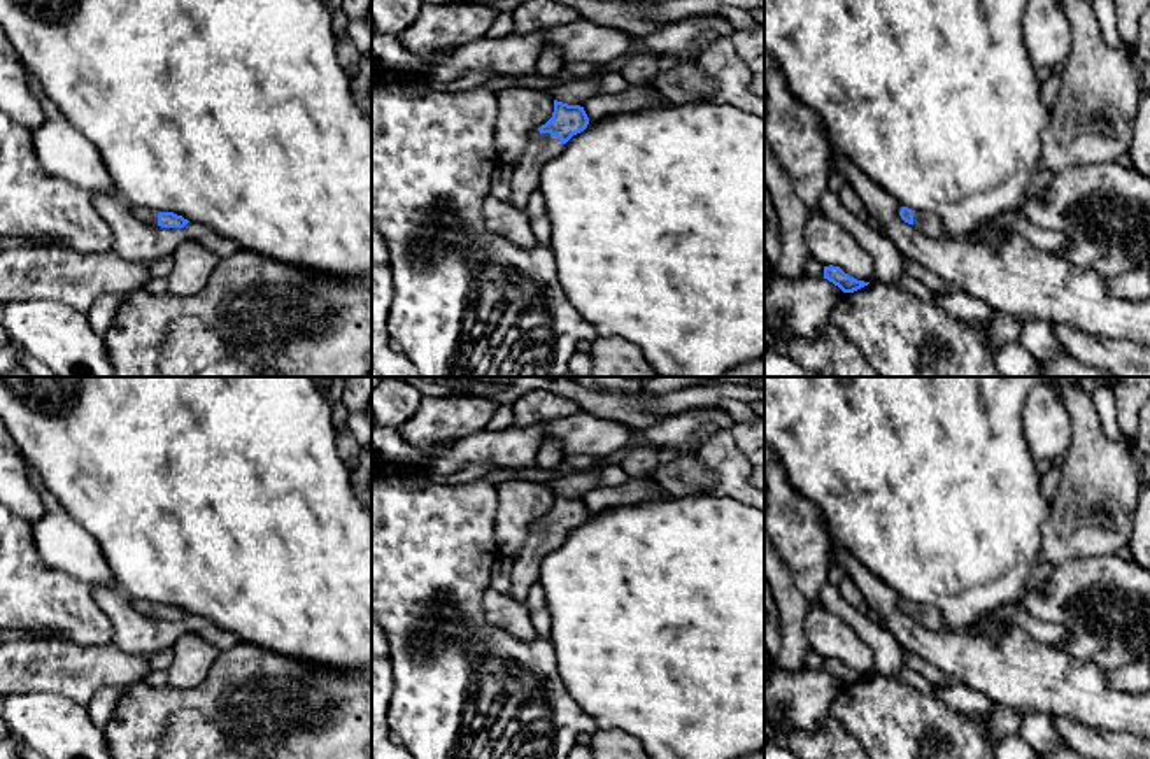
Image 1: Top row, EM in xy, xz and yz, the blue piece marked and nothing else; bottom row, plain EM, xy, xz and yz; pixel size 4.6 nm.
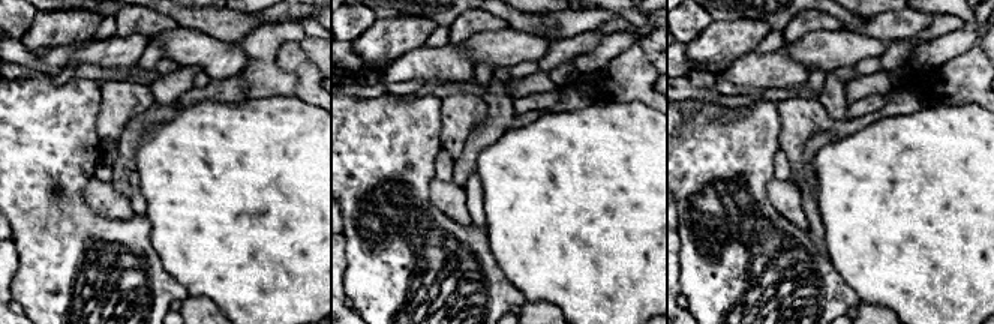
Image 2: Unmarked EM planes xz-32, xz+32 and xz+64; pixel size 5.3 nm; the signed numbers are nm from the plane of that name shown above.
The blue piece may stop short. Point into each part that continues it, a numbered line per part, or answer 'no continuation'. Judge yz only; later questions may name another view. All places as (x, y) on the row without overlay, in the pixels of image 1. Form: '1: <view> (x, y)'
1: yz (929, 616)

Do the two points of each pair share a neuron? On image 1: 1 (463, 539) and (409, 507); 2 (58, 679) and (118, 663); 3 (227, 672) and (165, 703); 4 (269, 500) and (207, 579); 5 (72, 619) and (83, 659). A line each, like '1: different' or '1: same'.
1: same
2: same
3: same
4: same
5: different

